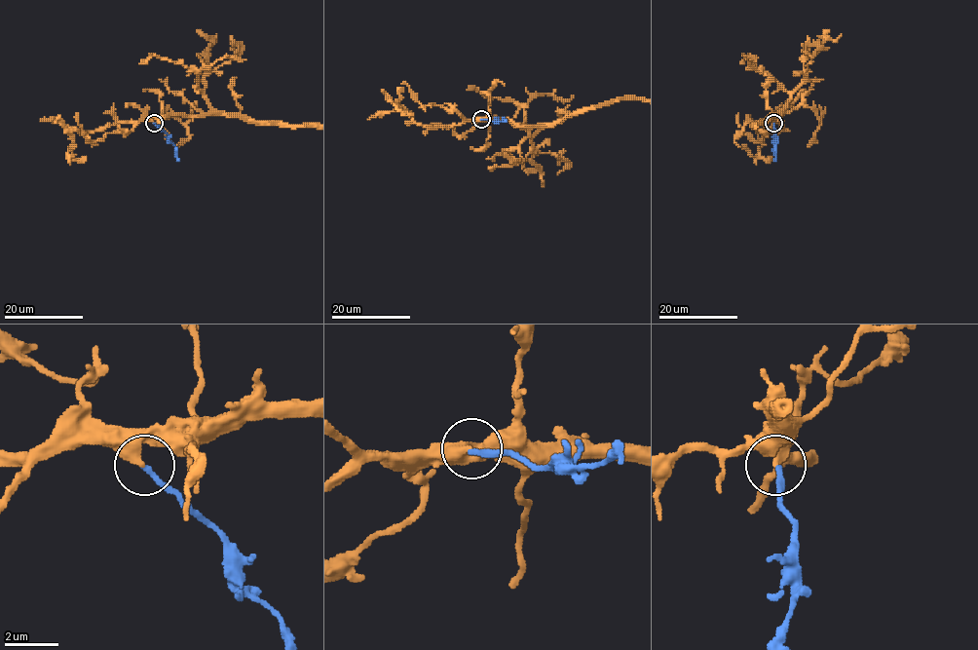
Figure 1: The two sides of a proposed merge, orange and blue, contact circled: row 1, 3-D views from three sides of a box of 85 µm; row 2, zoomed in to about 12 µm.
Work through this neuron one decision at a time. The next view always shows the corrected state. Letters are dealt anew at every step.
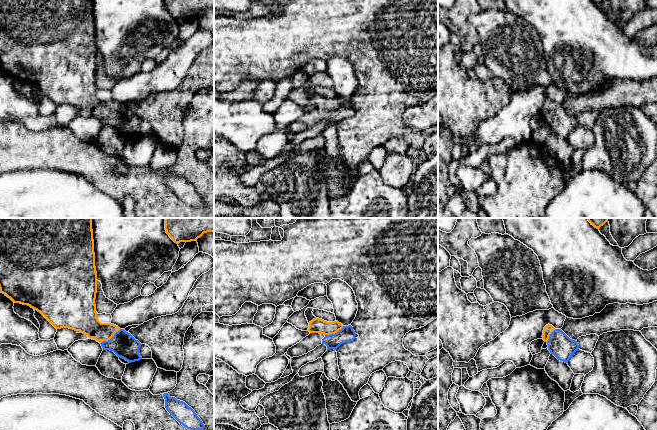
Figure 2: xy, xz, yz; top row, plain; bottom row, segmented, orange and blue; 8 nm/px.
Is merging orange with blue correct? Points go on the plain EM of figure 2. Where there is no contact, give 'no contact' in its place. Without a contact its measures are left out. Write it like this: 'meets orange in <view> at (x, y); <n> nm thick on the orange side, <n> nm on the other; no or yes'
meets orange in xy at (110, 114); 200 nm thick on the orange side, 200 nm on the other; yes

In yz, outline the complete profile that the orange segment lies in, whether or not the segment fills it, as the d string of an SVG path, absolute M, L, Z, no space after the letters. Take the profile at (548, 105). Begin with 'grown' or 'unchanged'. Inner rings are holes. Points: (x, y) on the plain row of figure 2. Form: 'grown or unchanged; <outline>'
grown; M549 100L544 103L542 113L550 129L565 139L568 139L570 133L579 125L577 117L570 115L561 105L555 105Z

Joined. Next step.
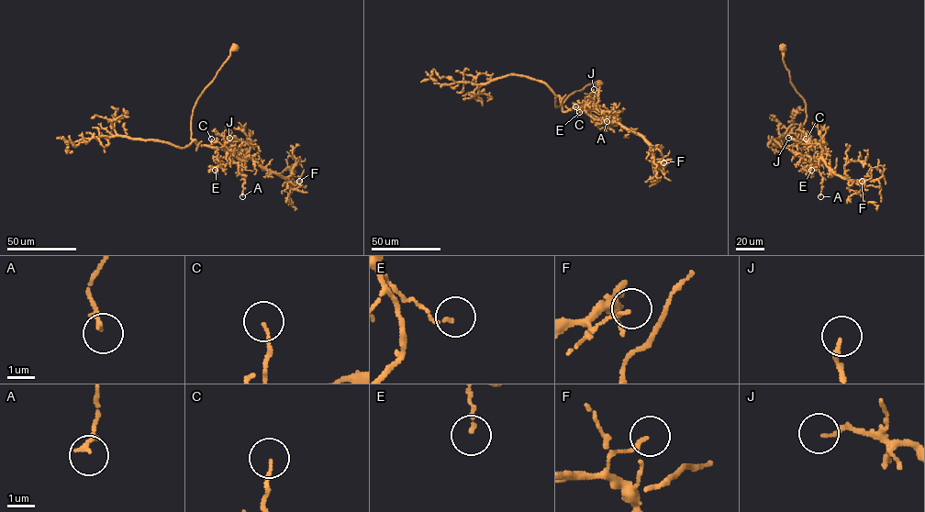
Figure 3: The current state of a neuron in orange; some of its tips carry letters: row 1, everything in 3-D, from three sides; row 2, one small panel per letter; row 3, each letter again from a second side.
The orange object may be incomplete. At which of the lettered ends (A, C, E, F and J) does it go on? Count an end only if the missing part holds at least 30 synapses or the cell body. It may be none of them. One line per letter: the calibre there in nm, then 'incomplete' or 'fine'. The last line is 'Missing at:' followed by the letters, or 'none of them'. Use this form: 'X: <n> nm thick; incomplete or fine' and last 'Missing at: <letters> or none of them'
A: 190 nm thick; fine
C: 100 nm thick; fine
E: 120 nm thick; fine
F: 120 nm thick; fine
J: 140 nm thick; fine
Missing at: none of them

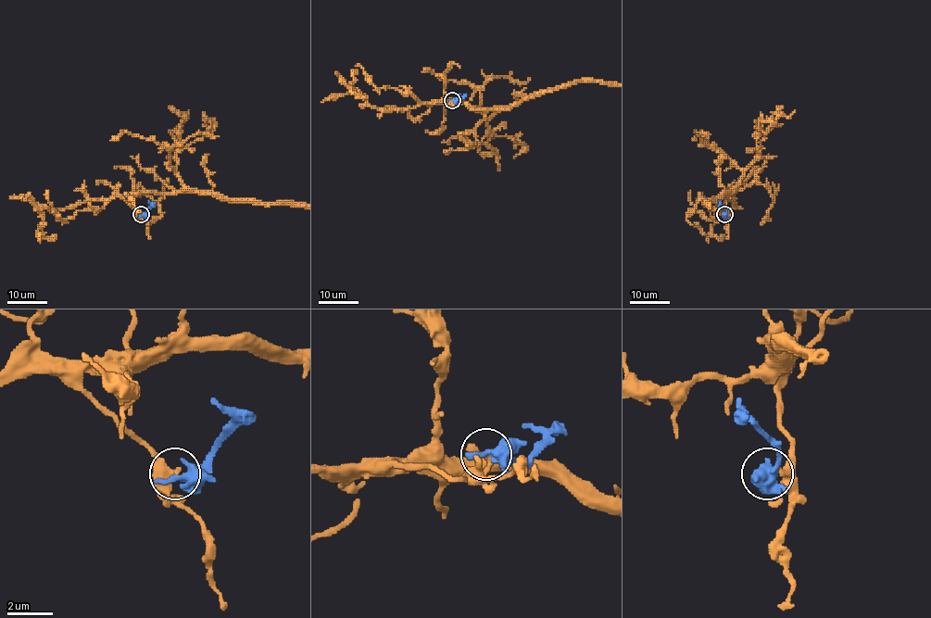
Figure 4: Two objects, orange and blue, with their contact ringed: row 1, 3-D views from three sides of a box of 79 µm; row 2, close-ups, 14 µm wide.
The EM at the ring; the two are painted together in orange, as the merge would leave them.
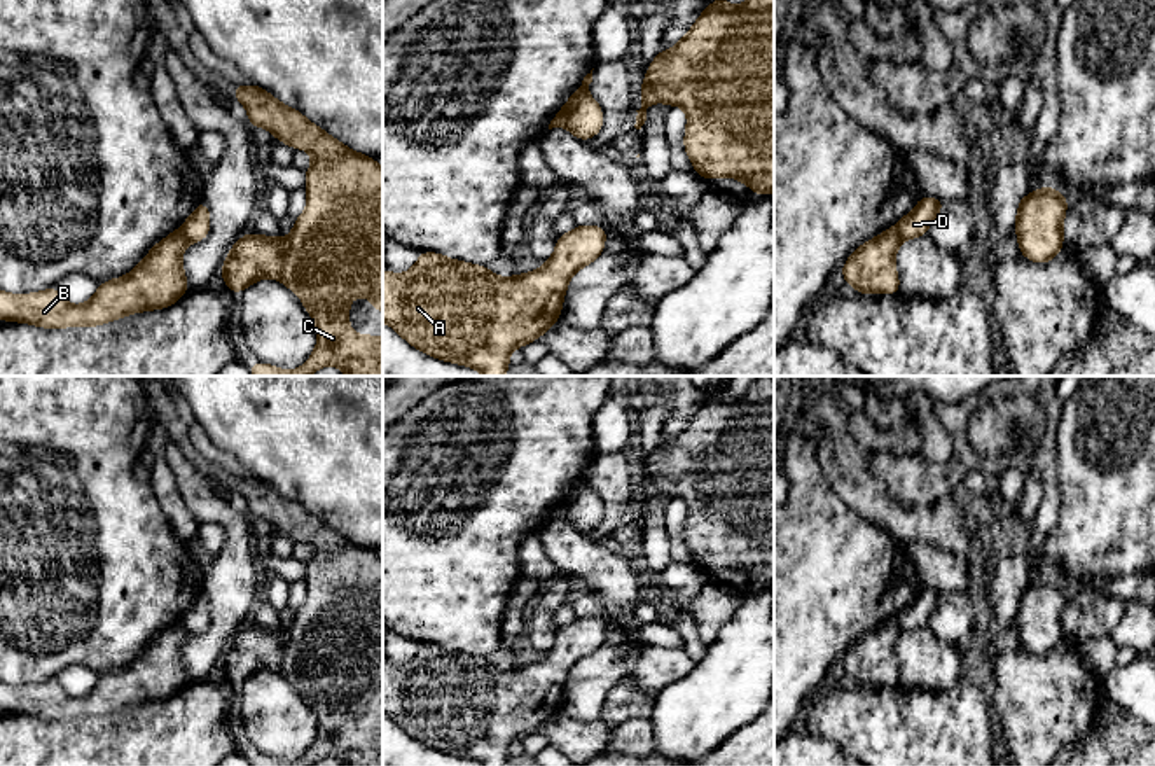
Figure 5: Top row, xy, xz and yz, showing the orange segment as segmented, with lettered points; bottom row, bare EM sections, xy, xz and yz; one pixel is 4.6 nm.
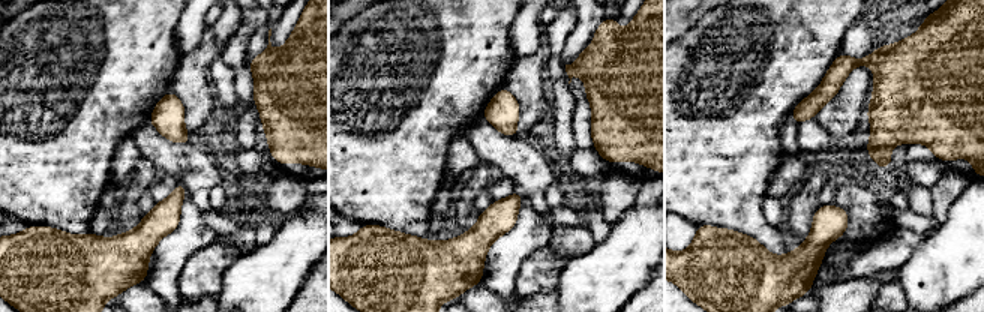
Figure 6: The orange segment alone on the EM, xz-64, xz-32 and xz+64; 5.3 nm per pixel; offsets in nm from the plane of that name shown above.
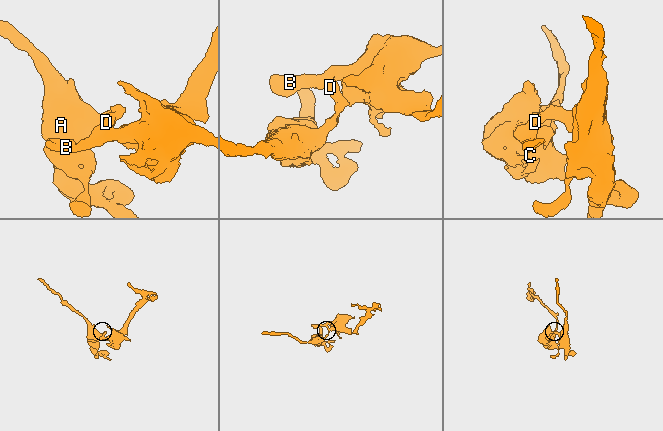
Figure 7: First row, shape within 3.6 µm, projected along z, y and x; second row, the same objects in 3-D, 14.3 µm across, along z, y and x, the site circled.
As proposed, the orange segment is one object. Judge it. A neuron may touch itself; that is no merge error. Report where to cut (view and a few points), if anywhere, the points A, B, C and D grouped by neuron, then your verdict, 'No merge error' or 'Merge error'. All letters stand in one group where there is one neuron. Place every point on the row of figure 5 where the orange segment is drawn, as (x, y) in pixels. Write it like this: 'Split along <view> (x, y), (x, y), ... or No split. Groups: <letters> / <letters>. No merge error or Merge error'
Split along xz (586, 91), (568, 114), (565, 125). Groups: A D / B C. Merge error

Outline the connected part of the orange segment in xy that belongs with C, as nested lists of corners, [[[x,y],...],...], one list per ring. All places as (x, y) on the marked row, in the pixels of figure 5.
[[[232,86],[232,96],[246,107],[250,126],[266,128],[280,142],[309,150],[315,157],[306,170],[308,206],[295,219],[292,234],[241,236],[229,250],[220,276],[232,294],[243,292],[259,278],[285,283],[301,297],[318,327],[316,350],[297,371],[281,371],[264,362],[246,364],[248,371],[253,376],[311,376],[318,367],[339,366],[346,376],[383,376],[383,336],[362,336],[348,327],[353,296],[369,296],[372,306],[383,313],[383,170],[374,157],[344,147],[262,87]]]

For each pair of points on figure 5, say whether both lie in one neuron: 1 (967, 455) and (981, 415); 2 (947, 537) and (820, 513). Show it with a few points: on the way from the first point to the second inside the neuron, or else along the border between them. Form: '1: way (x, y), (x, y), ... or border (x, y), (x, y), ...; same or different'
1: border (977, 401), (968, 418); different
2: border (841, 499), (860, 515), (886, 529), (902, 544); different

